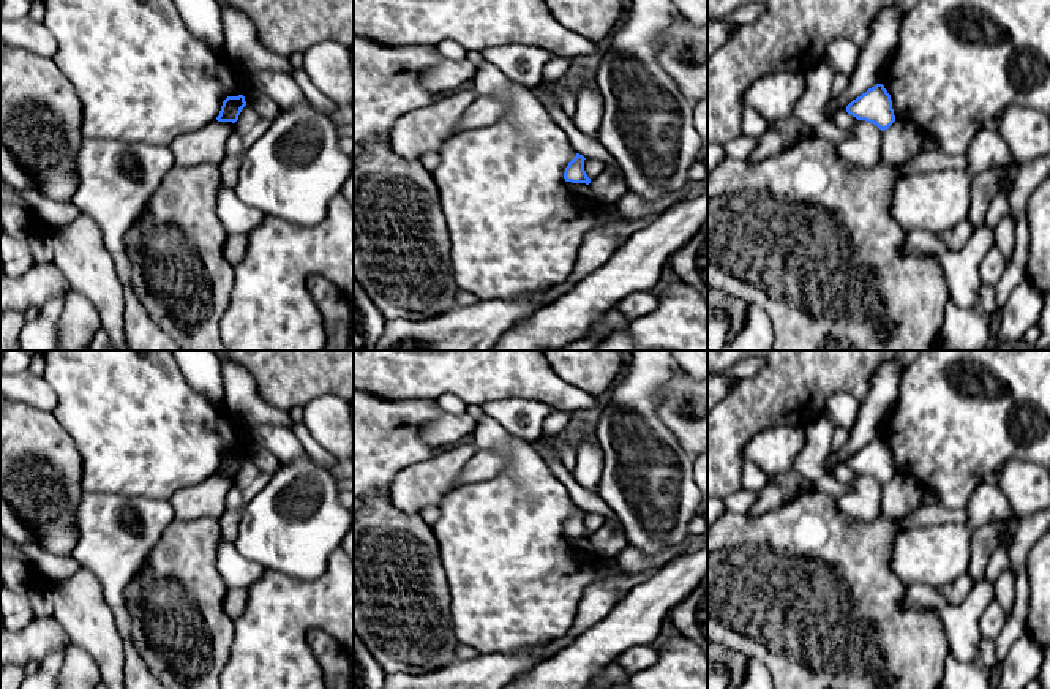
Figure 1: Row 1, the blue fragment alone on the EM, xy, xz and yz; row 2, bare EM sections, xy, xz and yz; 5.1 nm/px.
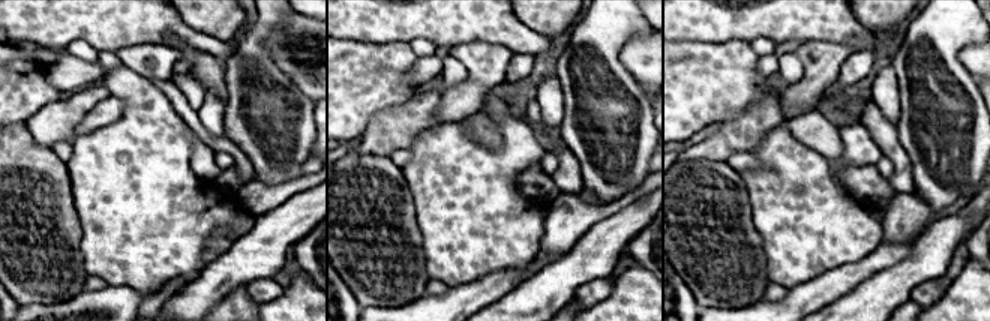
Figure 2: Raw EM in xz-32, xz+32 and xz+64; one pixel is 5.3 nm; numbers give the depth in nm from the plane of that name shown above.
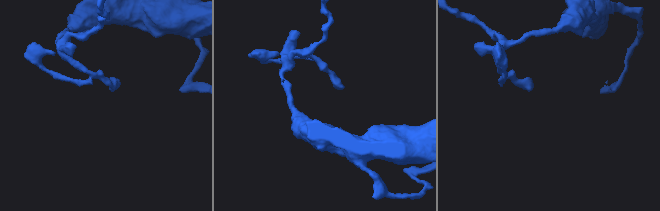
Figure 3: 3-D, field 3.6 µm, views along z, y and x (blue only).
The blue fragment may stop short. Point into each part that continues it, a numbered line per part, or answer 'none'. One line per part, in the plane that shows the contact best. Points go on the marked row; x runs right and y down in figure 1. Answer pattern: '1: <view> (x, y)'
none

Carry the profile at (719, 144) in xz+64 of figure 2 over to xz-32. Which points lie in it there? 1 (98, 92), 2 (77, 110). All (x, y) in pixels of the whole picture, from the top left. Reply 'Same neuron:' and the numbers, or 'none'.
Same neuron: 1, 2

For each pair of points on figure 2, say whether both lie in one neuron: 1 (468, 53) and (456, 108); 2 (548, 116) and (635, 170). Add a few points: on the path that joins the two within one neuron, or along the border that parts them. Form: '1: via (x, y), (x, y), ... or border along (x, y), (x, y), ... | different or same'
1: via (474, 66), (474, 89), (468, 95) | same
2: border along (560, 87), (563, 92), (563, 120), (558, 126) | different

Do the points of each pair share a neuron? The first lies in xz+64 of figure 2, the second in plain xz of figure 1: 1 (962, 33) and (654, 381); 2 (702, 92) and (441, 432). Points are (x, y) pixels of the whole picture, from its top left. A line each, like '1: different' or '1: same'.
1: same
2: different

